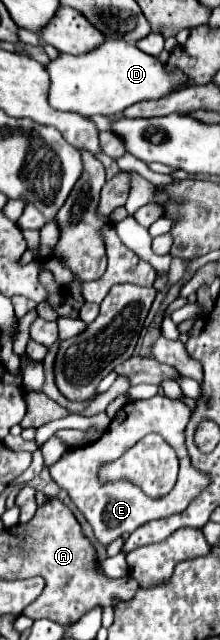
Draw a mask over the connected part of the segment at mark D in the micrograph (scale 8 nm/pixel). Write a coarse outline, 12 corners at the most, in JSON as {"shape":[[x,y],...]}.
{"shape":[[115,38],[45,66],[49,104],[119,114],[187,80]]}

